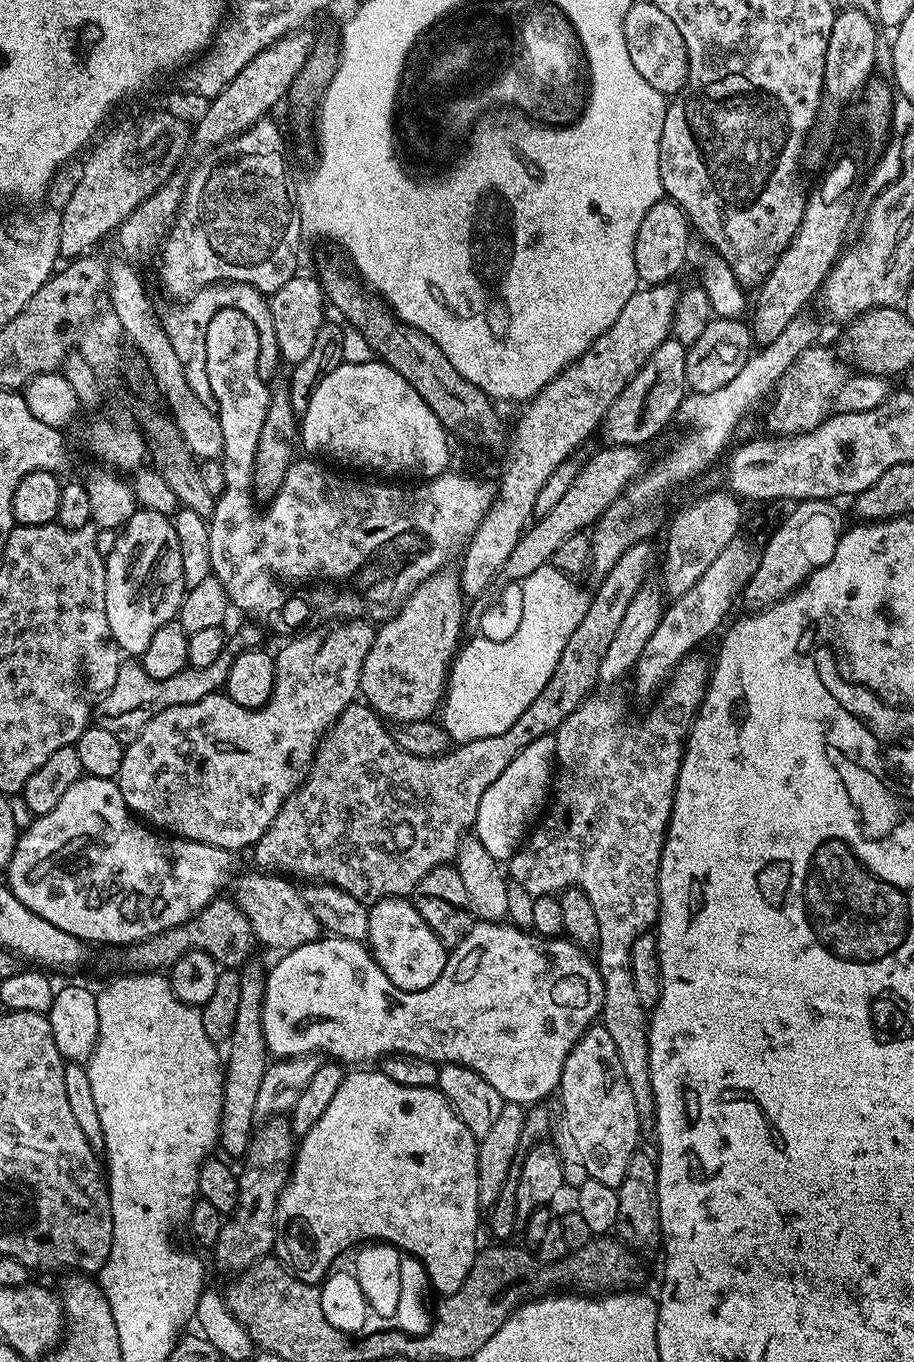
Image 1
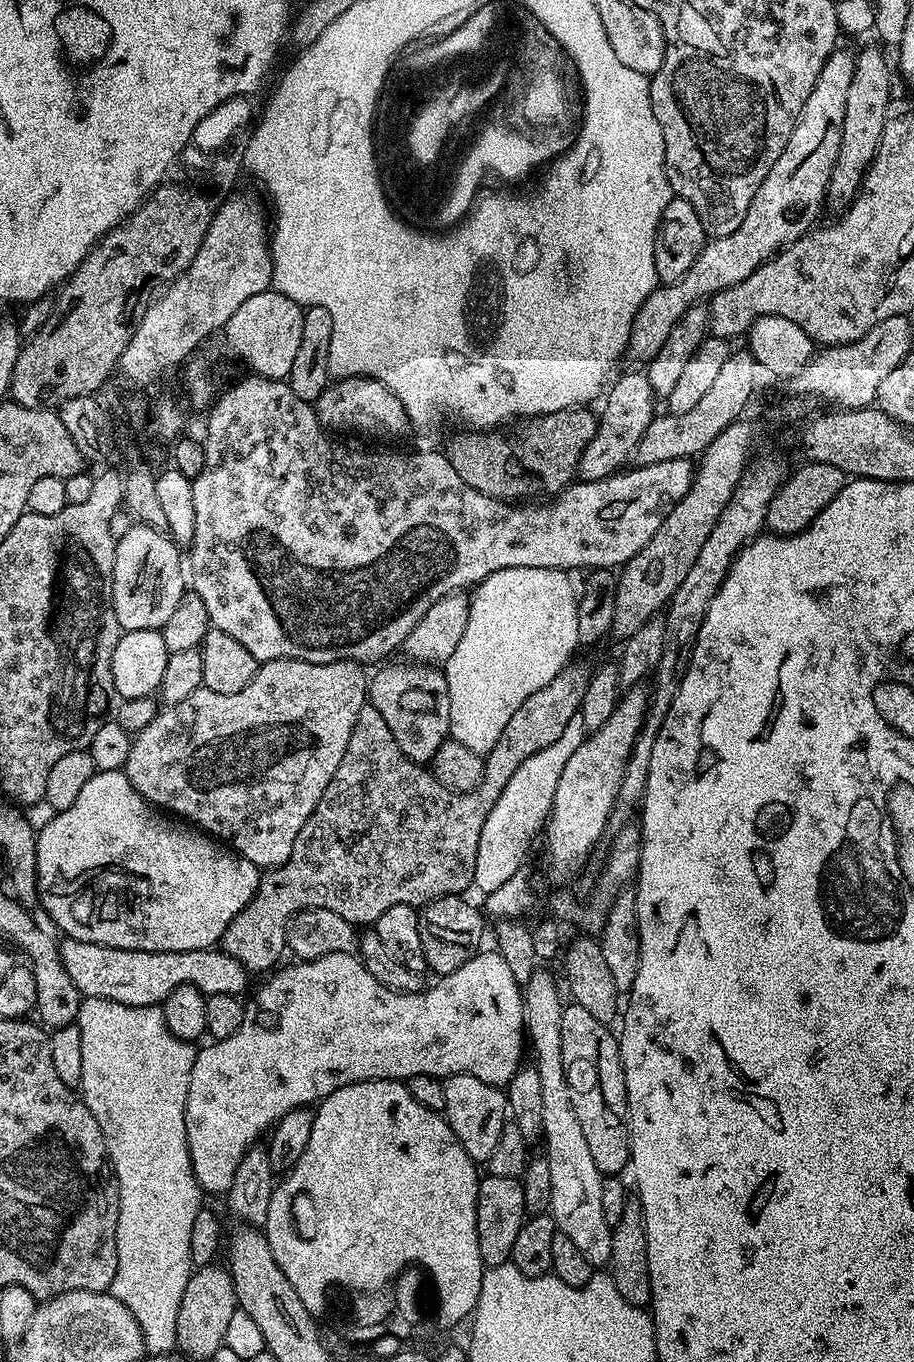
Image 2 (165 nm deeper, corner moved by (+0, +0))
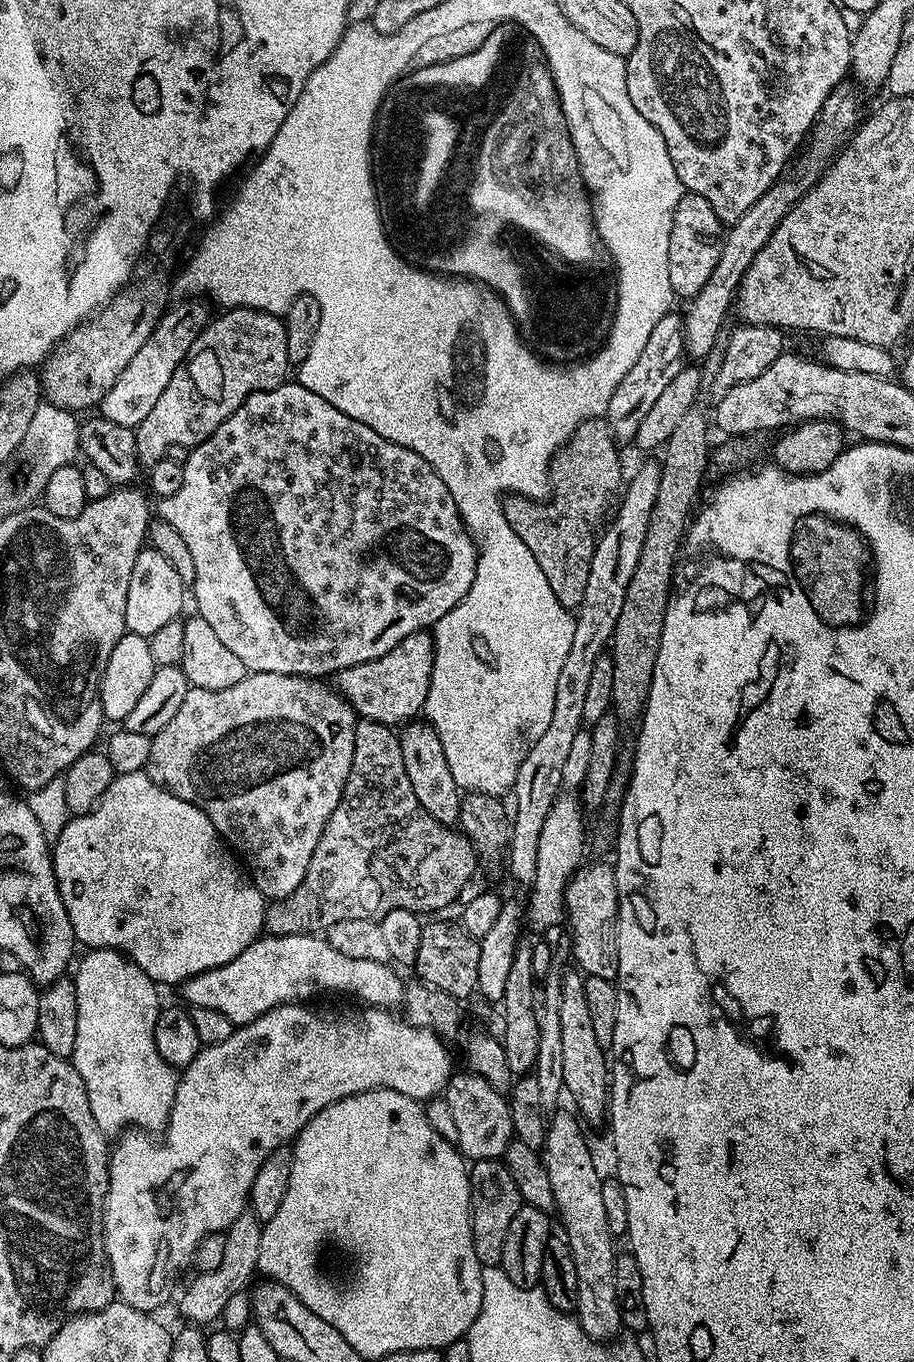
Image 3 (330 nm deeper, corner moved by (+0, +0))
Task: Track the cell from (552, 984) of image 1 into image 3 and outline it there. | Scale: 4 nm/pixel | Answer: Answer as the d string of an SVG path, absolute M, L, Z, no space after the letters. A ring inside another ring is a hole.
M304 1002L279 1004L277 1008L271 1008L254 1022L239 1025L232 1031L230 1038L226 1038L226 1042L201 1047L199 1054L179 1073L176 1081L176 1097L168 1115L168 1126L162 1132L164 1140L156 1140L160 1138L144 1130L128 1130L123 1133L125 1136L117 1144L111 1145L106 1173L108 1189L105 1190L104 1196L102 1192L104 1254L108 1261L108 1271L112 1273L115 1295L131 1308L149 1314L157 1311L155 1308L163 1302L164 1295L168 1292L168 1275L172 1271L180 1272L184 1267L187 1269L191 1265L194 1250L198 1242L202 1242L202 1238L215 1232L224 1232L239 1216L245 1215L254 1174L258 1174L262 1162L266 1162L266 1158L274 1150L285 1147L289 1141L299 1136L301 1130L326 1106L330 1106L336 1100L345 1100L347 1096L356 1096L359 1092L371 1092L373 1088L389 1088L398 1094L406 1094L406 1098L411 1100L427 1102L439 1097L444 1087L448 1085L454 1072L452 1056L444 1049L447 1048L445 1041L435 1032L427 1028L417 1028L404 1018L395 1020L392 1017L395 1015L383 1008L356 1006L353 1012L315 1012L308 1007L312 1006Z

